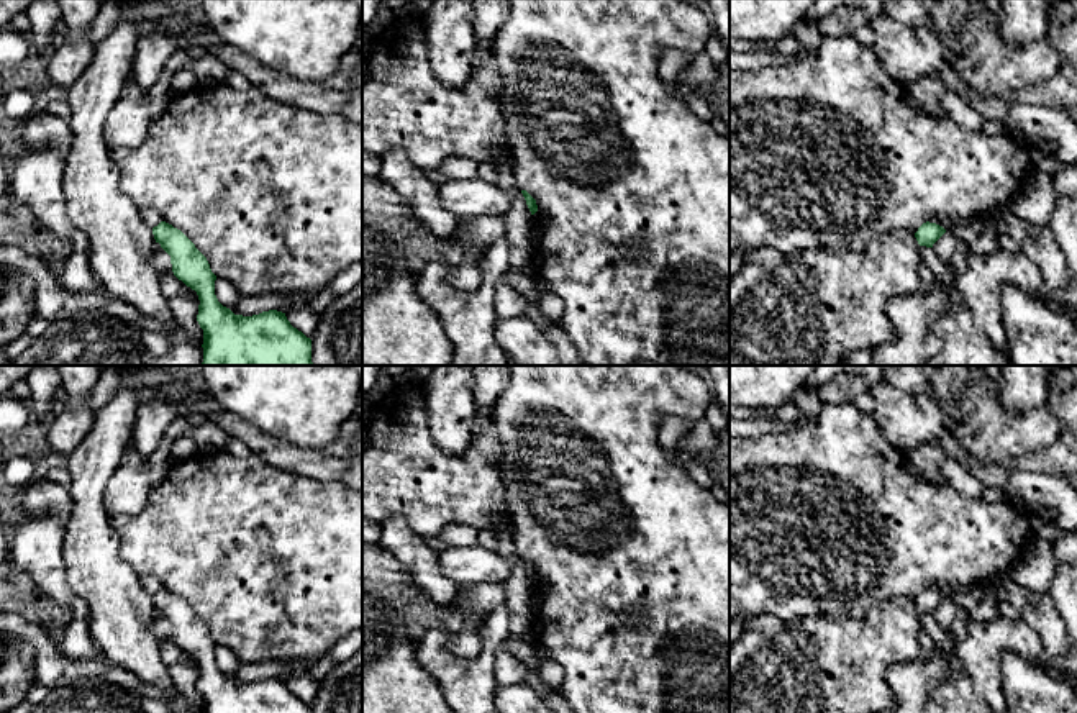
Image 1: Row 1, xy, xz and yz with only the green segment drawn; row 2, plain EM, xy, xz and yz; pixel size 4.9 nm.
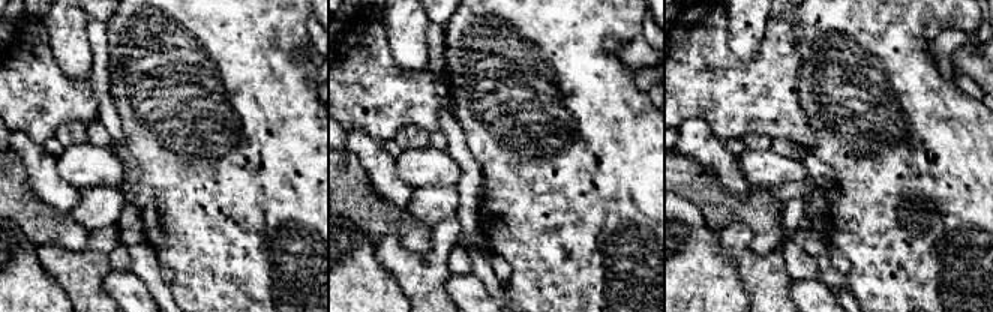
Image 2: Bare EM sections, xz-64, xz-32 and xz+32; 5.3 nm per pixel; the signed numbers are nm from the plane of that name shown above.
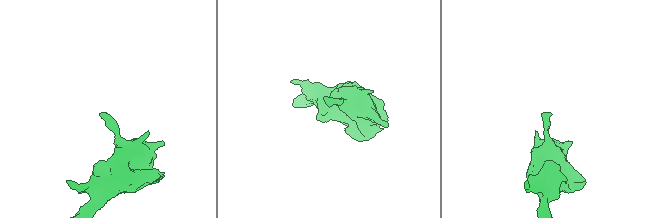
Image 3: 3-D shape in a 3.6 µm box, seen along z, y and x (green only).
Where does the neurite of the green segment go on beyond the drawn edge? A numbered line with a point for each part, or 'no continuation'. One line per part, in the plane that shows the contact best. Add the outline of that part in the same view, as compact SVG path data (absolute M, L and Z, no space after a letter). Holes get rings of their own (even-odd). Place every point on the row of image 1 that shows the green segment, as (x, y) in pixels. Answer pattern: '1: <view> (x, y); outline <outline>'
no continuation

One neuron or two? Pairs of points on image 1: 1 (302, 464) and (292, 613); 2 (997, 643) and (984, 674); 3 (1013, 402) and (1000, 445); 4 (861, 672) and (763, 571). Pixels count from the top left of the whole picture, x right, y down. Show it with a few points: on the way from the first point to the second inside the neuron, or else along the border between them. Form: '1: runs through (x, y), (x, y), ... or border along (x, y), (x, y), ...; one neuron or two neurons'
1: border along (266, 461), (281, 469), (318, 481), (340, 482); two neurons
2: runs through (989, 651), (984, 656), (984, 666); one neuron
3: border along (995, 382), (1000, 404), (1010, 412), (1046, 404); two neurons
4: border along (769, 613), (786, 620), (808, 615), (846, 617); two neurons

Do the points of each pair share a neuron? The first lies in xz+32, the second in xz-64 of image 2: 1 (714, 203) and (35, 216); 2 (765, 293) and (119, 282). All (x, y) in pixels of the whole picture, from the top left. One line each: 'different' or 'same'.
1: same
2: different

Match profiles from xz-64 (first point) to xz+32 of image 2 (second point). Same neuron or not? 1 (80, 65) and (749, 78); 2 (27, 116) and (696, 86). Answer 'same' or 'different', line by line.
1: different
2: same

